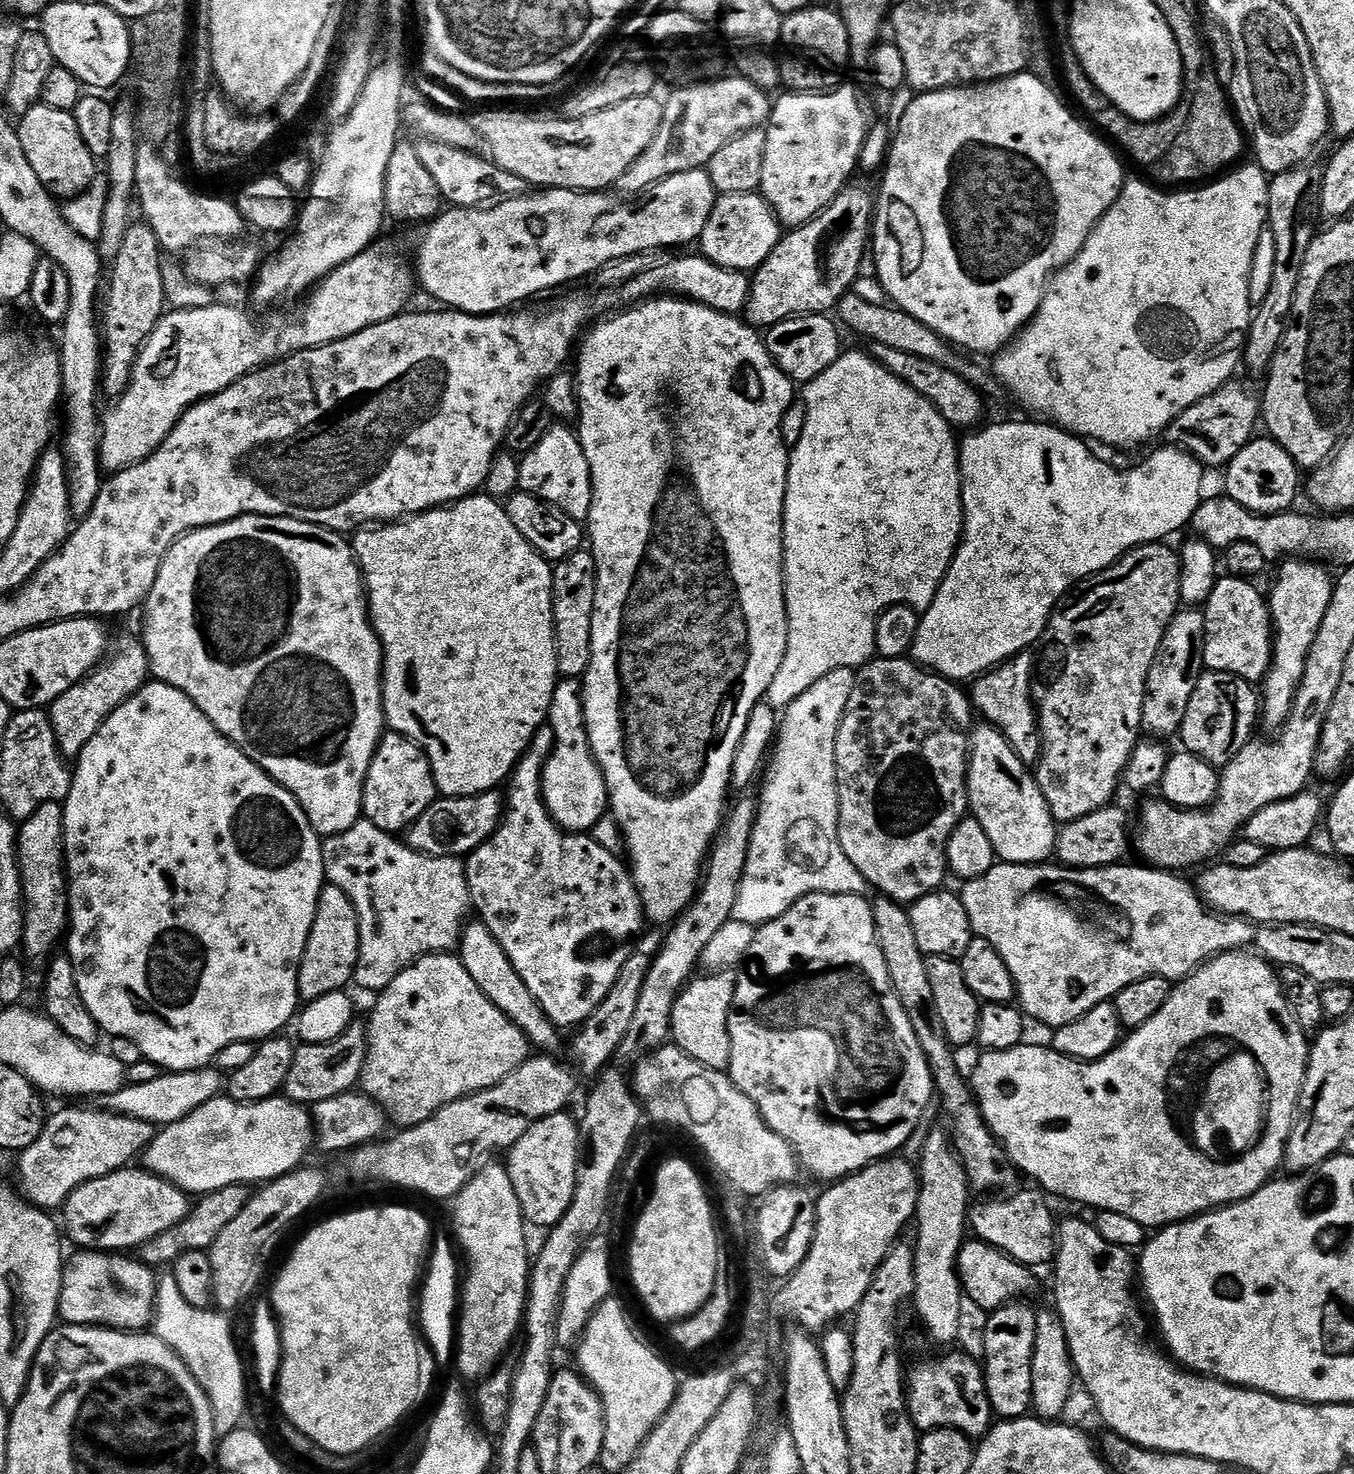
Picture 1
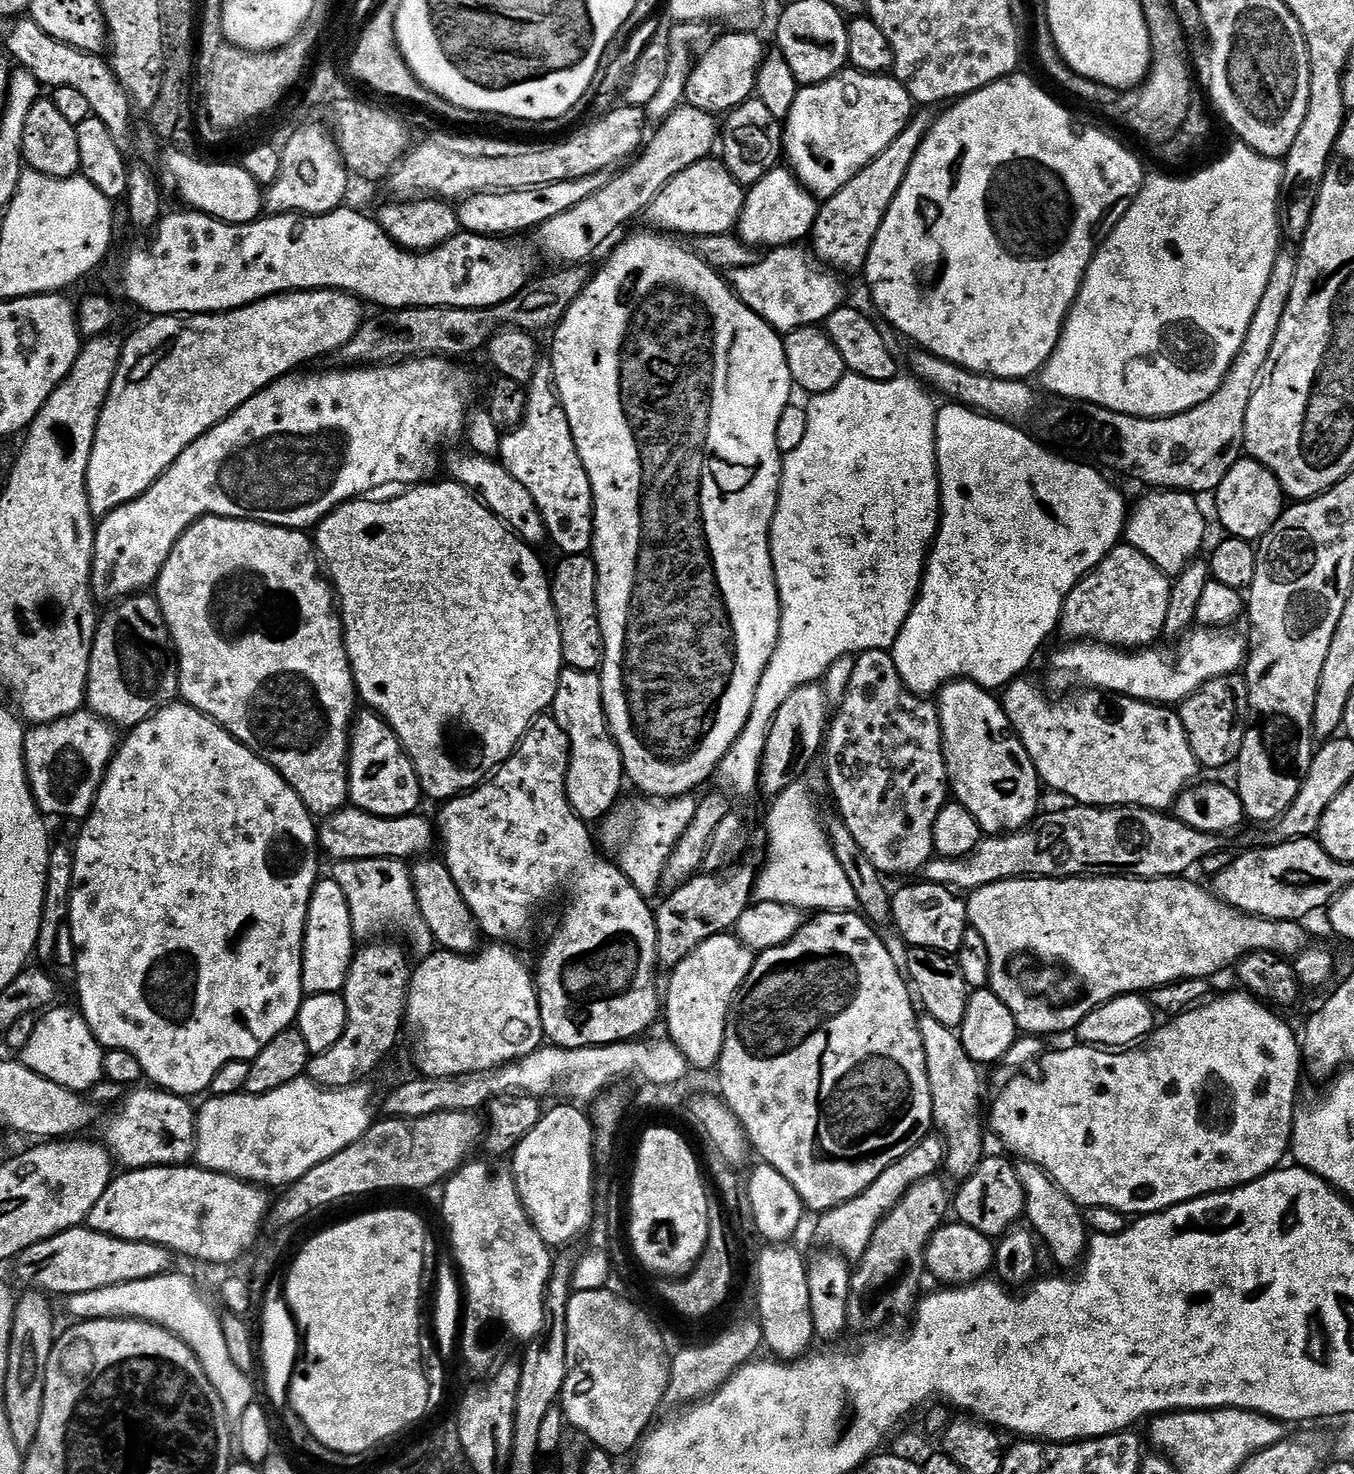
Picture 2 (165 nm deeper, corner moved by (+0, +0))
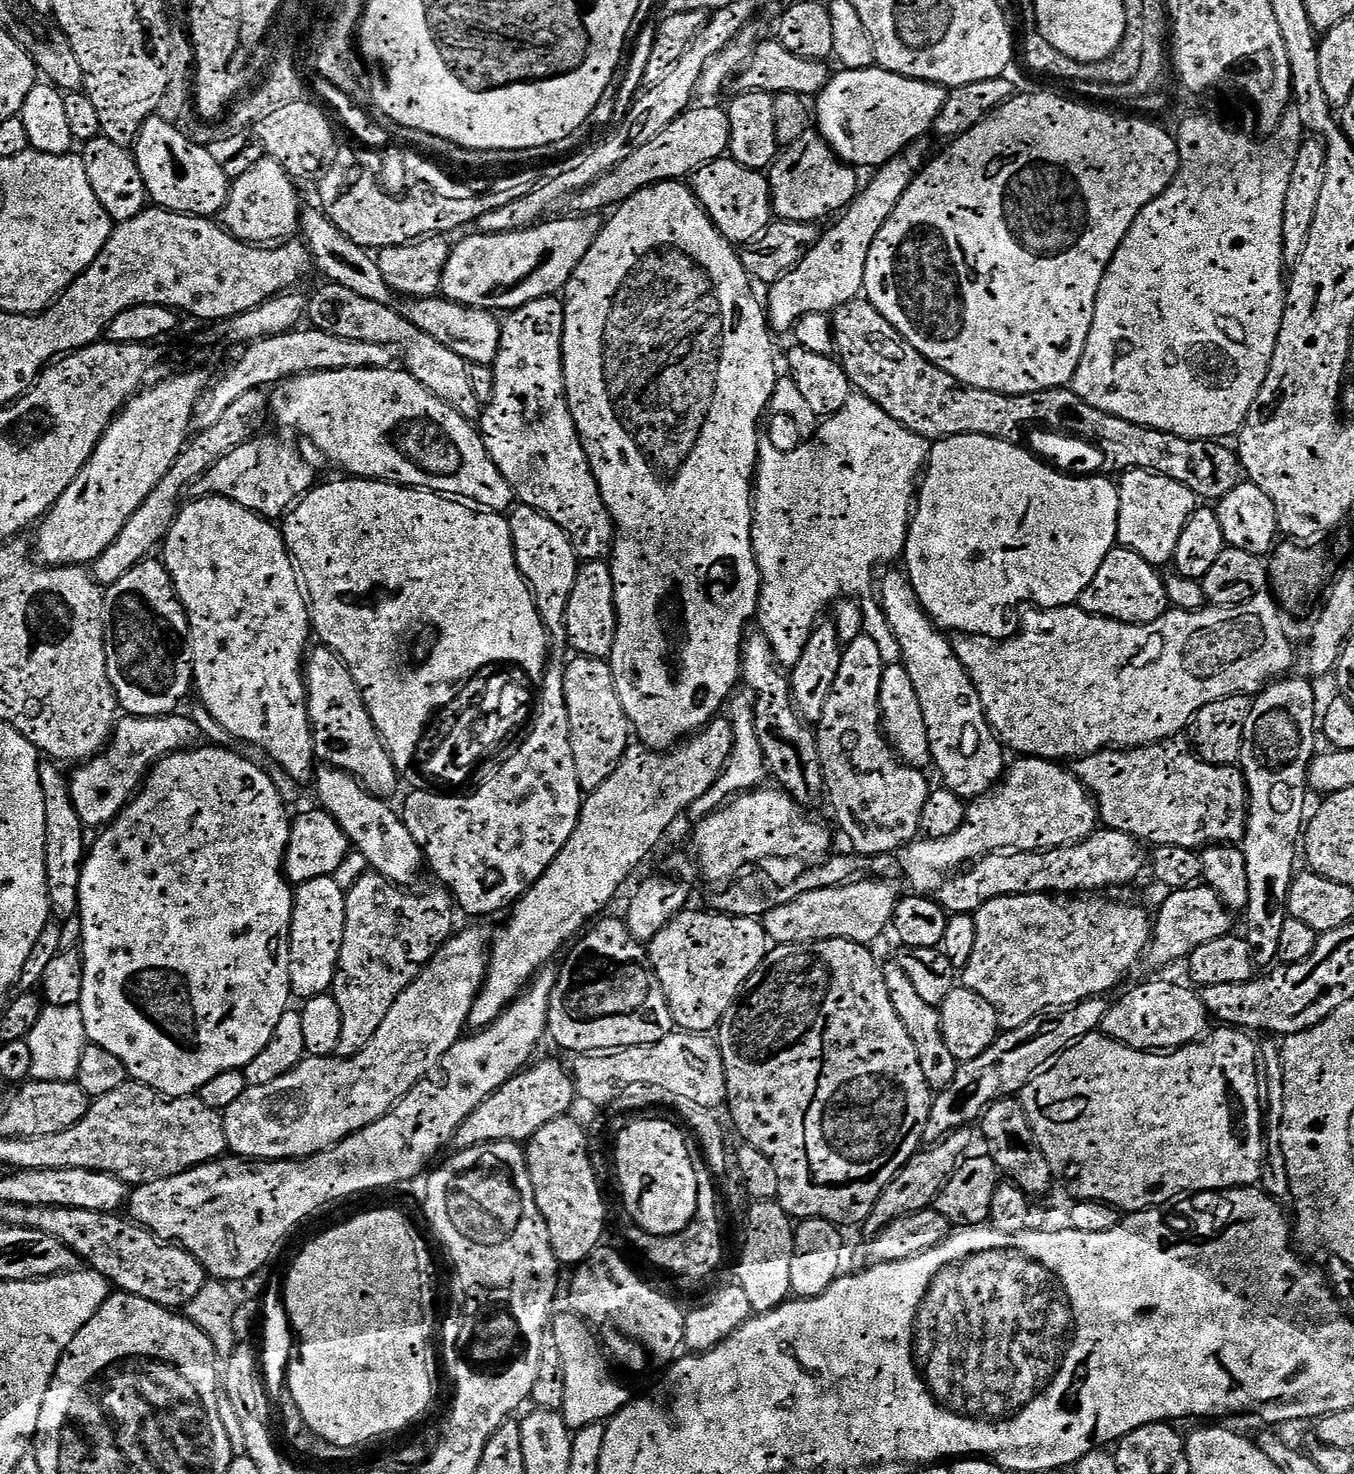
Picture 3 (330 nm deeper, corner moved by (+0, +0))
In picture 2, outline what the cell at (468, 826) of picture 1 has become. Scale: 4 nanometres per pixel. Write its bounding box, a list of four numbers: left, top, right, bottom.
[318,806,438,860]

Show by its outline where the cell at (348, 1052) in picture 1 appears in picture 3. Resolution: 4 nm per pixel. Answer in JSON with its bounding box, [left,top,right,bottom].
[330,870,454,1057]

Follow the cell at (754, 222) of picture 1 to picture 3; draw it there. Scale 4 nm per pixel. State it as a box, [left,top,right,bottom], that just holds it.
[767,131,857,222]

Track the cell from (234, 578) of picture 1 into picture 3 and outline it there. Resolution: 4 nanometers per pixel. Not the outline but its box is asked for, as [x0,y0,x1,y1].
[162,494,317,782]

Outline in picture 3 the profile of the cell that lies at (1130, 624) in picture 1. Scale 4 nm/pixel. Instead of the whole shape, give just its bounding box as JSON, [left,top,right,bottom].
[1079,546,1170,624]

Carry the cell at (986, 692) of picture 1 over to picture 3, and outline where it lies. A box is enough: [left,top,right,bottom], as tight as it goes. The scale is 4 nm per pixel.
[1070,738,1248,849]

